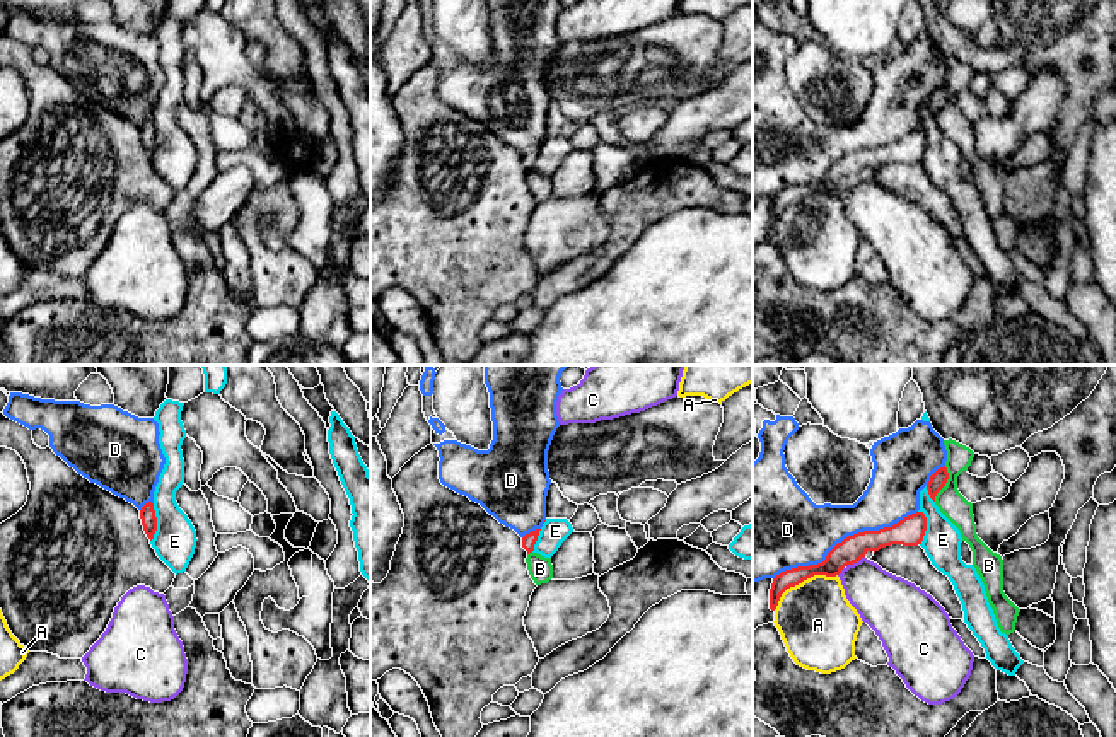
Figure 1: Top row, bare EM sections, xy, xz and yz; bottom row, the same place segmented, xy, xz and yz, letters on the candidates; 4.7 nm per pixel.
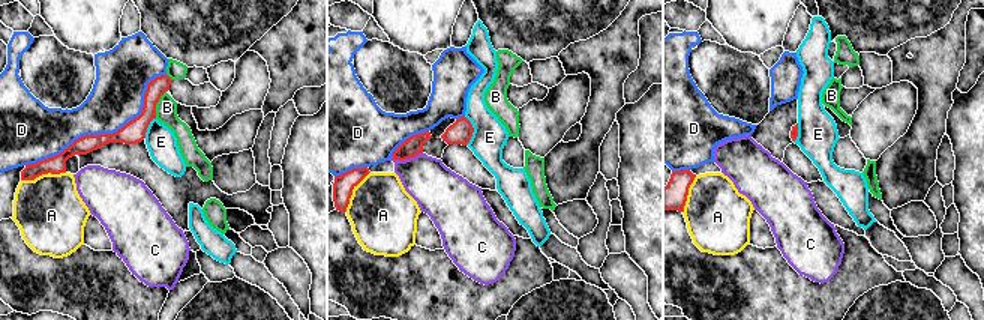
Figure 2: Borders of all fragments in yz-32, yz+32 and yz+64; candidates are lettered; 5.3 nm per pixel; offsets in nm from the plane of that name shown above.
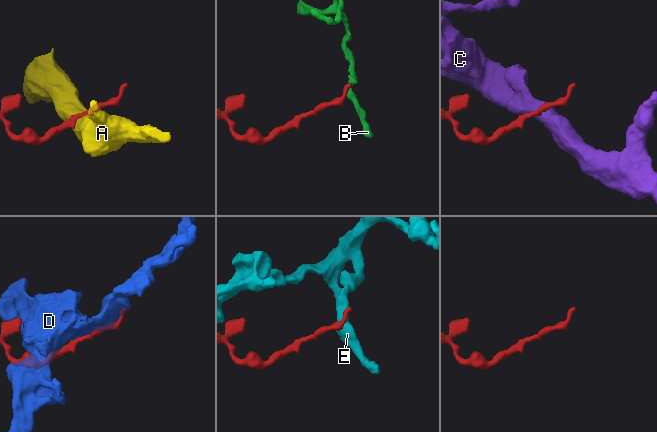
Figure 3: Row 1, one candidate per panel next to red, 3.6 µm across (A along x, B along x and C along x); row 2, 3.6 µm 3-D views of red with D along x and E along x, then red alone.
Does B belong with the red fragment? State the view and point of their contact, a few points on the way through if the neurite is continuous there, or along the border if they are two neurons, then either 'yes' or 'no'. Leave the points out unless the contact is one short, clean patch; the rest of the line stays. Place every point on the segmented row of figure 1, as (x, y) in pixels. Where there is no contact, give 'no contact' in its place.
contact yz (946, 481); border yz (946, 466), (946, 485), (934, 500); no

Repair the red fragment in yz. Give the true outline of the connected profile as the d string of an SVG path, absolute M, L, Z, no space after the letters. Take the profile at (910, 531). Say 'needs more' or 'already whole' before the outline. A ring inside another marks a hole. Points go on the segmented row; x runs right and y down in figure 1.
already whole; M923 512L911 514L891 527L863 531L845 537L826 556L822 563L785 570L773 578L770 589L770 609L775 611L782 594L814 575L836 577L848 565L865 558L869 551L879 551L891 544L918 546L927 531Z

